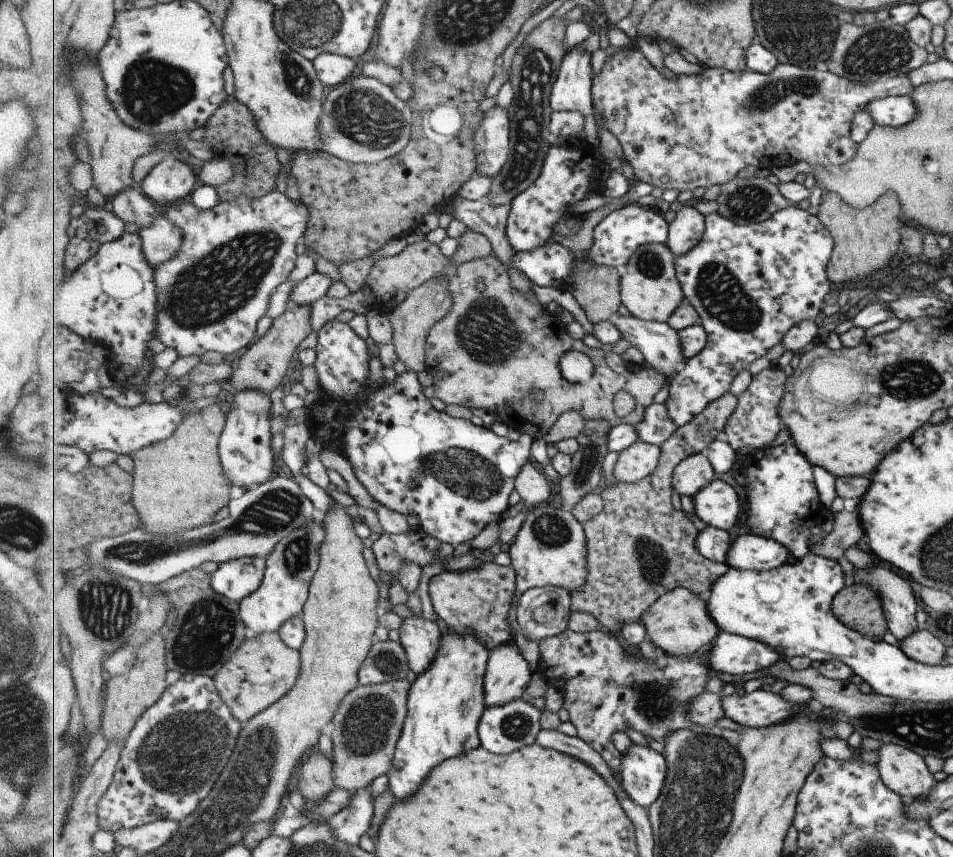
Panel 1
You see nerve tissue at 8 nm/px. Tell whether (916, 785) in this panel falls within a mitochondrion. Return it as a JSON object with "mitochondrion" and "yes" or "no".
{"mitochondrion":"no"}

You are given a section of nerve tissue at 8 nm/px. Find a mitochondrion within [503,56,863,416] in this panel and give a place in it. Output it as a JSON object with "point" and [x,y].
{"point":[726,300]}

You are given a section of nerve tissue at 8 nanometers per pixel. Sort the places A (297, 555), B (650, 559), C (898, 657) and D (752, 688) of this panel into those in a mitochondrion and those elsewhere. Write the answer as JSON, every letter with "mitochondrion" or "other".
{"A":"mitochondrion","B":"mitochondrion","C":"other","D":"other"}

